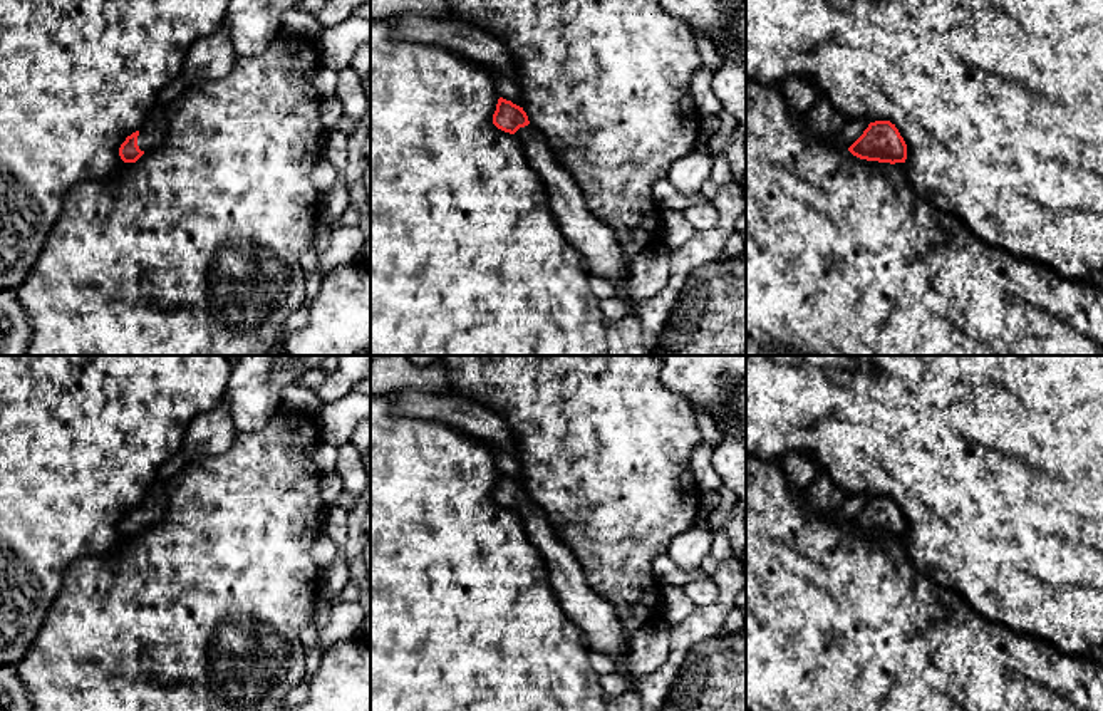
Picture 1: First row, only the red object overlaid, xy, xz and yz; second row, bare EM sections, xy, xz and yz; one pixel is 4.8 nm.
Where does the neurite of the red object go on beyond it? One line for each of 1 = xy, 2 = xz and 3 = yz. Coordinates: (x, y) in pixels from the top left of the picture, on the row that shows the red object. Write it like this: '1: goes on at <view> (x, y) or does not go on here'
1: goes on at xy (151, 134)
2: goes on at xz (592, 238)
3: does not go on here

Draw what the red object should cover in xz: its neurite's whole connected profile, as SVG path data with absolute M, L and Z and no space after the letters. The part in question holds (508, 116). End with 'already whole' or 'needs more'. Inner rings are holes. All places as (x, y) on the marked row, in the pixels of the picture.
M503 97L498 99L493 124L521 143L530 166L546 188L562 235L587 260L590 273L610 282L629 315L637 317L642 304L629 293L630 270L615 231L588 211L582 189L558 163L545 136L530 124L523 107Z; needs more

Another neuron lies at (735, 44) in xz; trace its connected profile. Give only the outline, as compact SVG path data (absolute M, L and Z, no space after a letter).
M746 5L731 12L726 22L726 39L719 49L721 65L734 57L746 64Z

